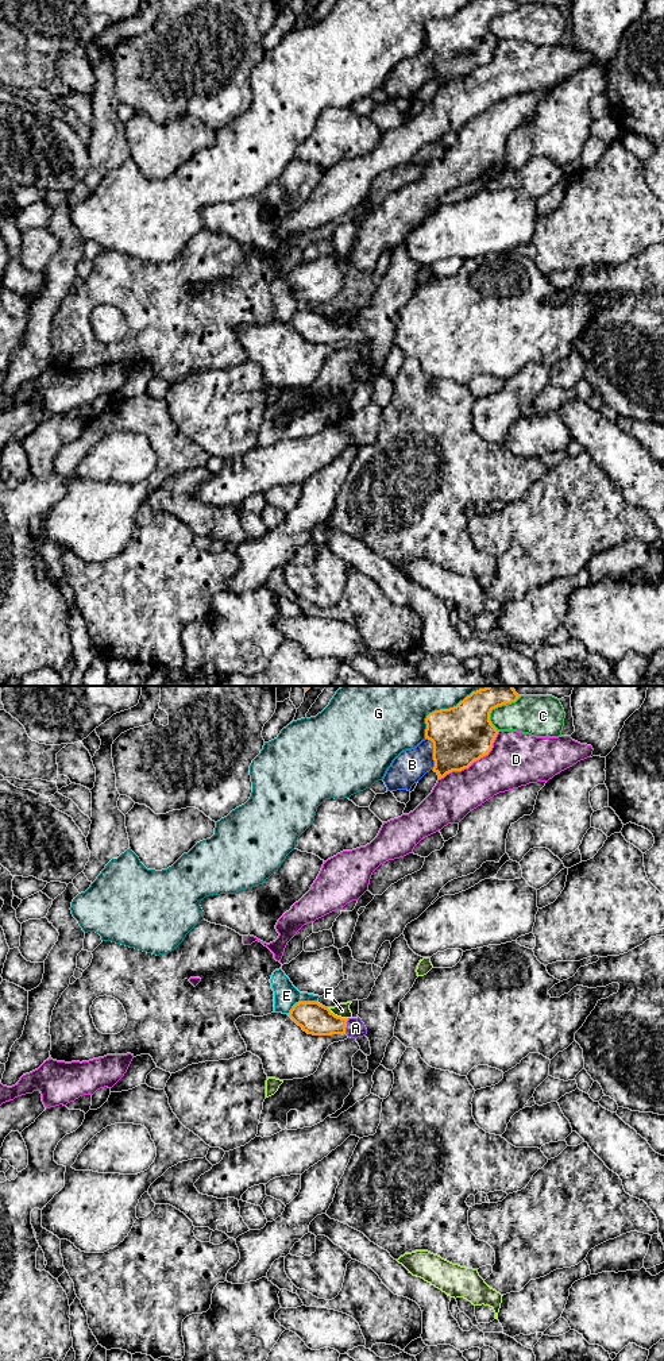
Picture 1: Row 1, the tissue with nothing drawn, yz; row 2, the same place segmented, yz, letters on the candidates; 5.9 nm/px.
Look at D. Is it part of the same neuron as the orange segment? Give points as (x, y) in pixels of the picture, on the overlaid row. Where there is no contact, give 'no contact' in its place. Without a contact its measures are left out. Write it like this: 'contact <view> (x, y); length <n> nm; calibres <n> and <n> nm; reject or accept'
contact yz (474, 760); length 460 nm; calibres 360 and 320 nm; reject

